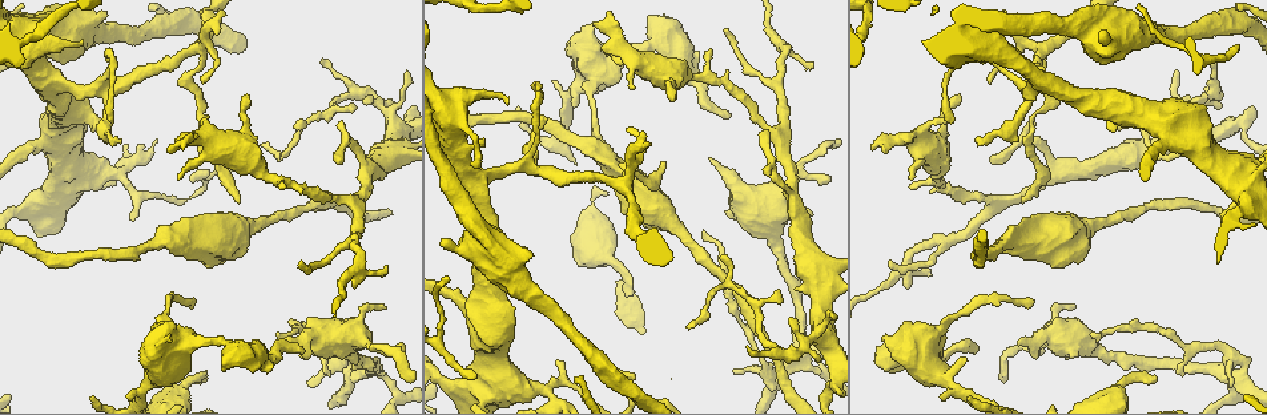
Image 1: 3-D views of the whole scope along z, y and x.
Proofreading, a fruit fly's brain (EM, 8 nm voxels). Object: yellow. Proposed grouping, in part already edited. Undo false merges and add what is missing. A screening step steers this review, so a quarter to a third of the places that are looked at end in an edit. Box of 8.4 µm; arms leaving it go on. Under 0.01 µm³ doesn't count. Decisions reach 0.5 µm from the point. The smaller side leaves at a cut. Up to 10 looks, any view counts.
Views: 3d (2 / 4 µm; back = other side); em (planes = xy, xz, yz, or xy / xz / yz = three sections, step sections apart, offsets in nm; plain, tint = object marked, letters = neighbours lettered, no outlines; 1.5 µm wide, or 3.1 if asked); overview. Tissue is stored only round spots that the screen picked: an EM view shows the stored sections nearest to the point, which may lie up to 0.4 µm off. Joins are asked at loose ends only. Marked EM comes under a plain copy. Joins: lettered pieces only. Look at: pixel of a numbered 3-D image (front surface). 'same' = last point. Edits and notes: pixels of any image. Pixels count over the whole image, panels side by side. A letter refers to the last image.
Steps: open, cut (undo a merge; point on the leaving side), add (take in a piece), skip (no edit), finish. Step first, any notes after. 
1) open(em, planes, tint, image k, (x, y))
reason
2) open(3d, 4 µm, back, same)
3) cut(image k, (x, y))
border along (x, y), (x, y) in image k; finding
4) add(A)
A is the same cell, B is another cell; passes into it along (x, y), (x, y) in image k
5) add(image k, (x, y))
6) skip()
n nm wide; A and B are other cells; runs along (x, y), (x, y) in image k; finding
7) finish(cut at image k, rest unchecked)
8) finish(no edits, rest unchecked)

open(em, xy, step 4, letters, image 1, (193, 303))
tapers out

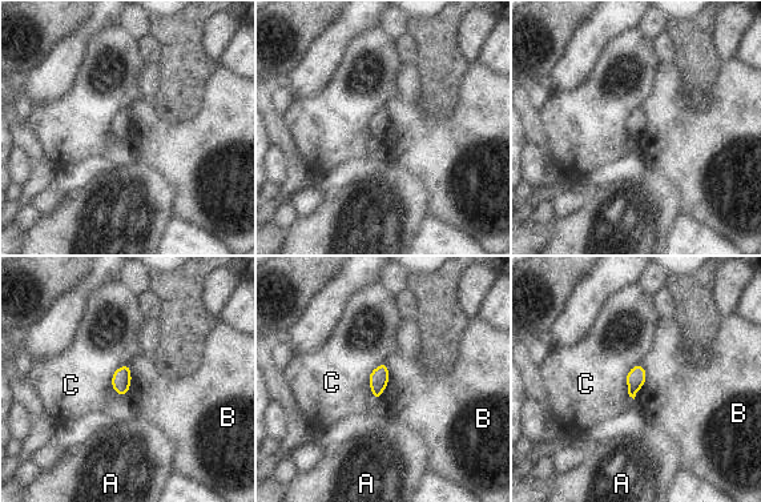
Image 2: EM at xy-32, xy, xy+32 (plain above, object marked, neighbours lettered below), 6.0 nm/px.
open(em, planes, letters, same)
another direction

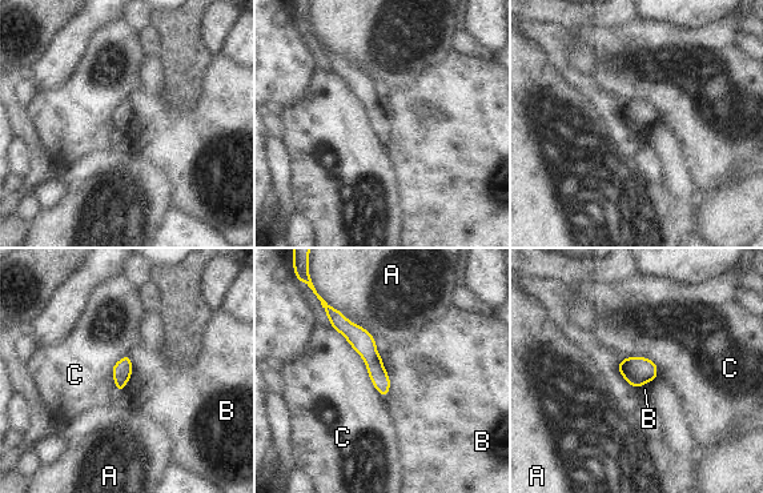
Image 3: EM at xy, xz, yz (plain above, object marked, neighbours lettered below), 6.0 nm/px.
skip()
120 nm wide; A, B and C are other cells; border along (381, 356), (389, 377), (385, 397) in image 3; none of them fits

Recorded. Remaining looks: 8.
open(em, planes, letters, image 1, (1231, 386))
branch stops here

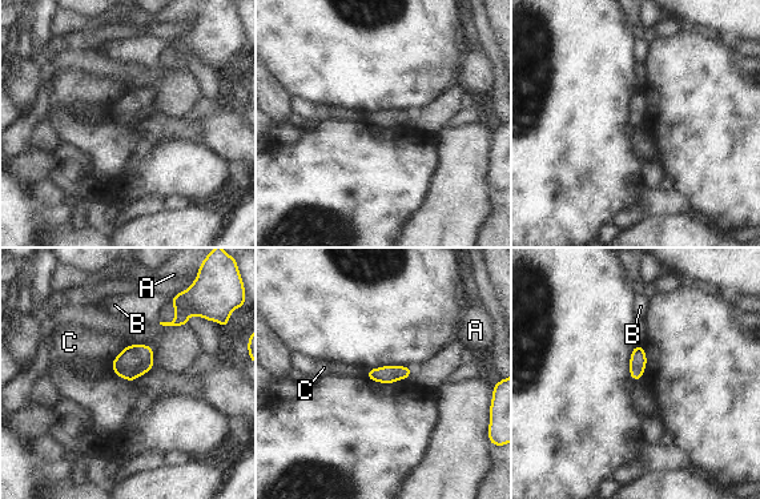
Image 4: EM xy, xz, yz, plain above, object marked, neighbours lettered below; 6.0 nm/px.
skip()
A, B and C are other cells; border along (128, 345), (115, 358) in image 4; no lettered piece goes on from it

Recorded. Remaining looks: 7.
open(3d, 2 µm, back, image 1, (1220, 105))
an open end

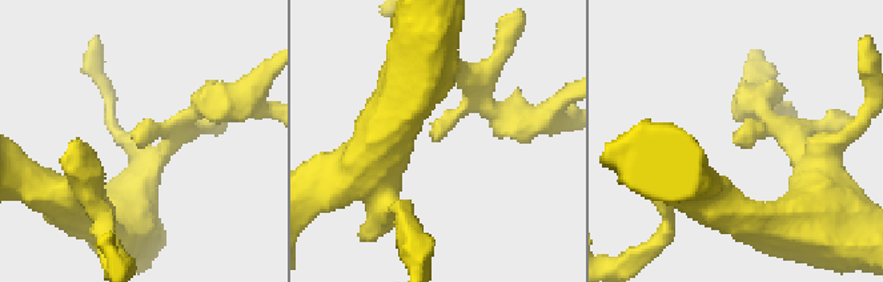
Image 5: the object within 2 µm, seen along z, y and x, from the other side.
open(em, xz, step 4, letters, image 5, (432, 136))

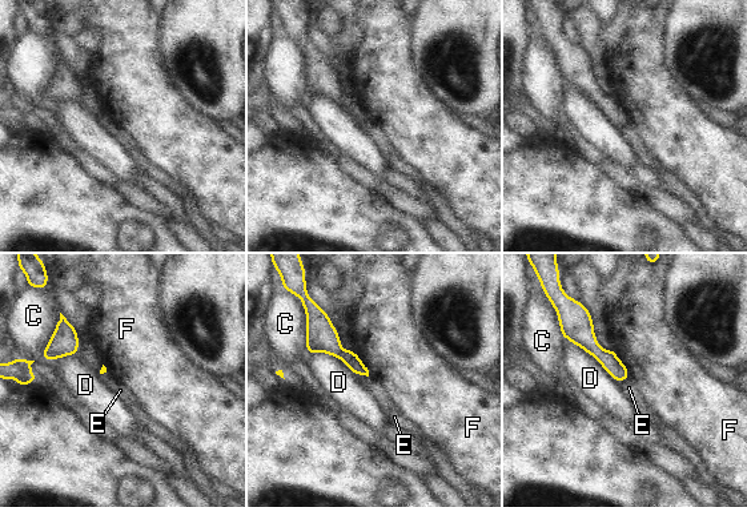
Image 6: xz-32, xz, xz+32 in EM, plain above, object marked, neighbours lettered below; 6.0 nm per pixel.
open(em, planes, letters, same)

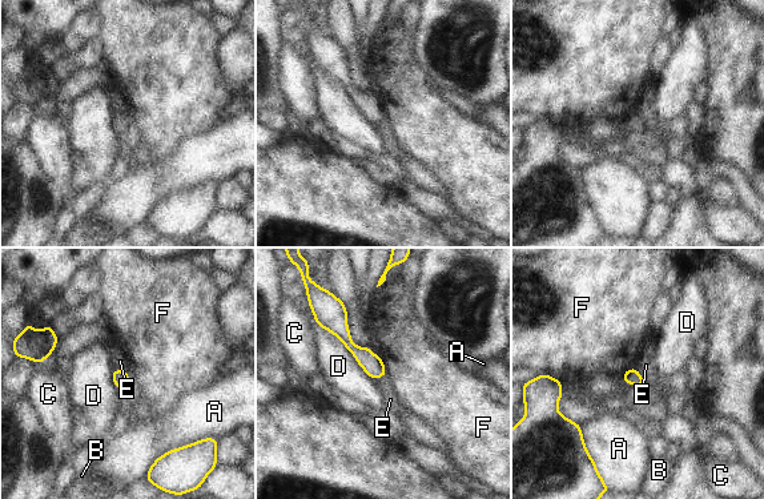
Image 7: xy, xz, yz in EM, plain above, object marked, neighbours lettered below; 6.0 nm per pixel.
skip()
A, B, C, D, E and F are other cells; border along (635, 366), (646, 383) in image 7; none of them fits

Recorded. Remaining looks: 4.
open(3d, 2 µm, image 1, (537, 129))
abrupt turn

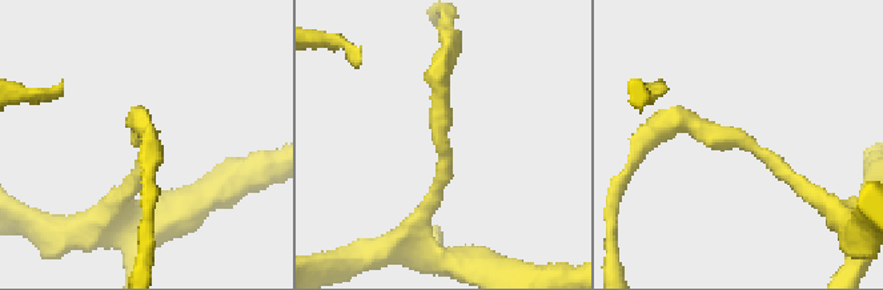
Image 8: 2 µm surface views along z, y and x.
open(em, xz, step 4, tint, image 8, (750, 144))

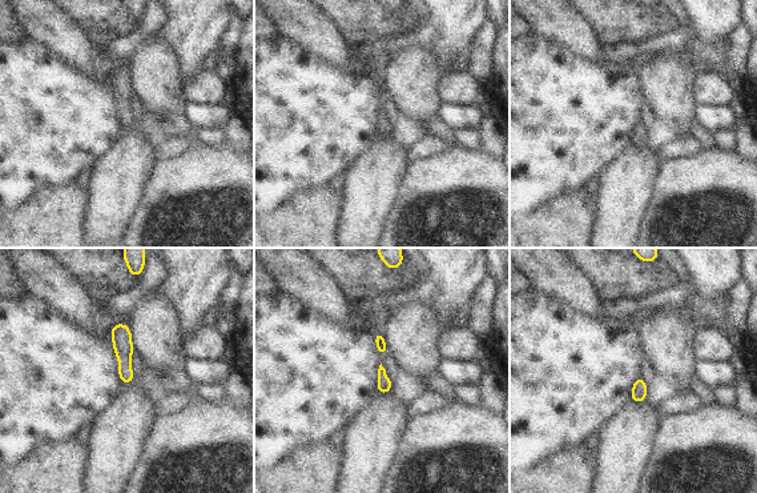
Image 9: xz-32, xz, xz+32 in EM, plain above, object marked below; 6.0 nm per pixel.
open(em, yz, step 8, letters, same)

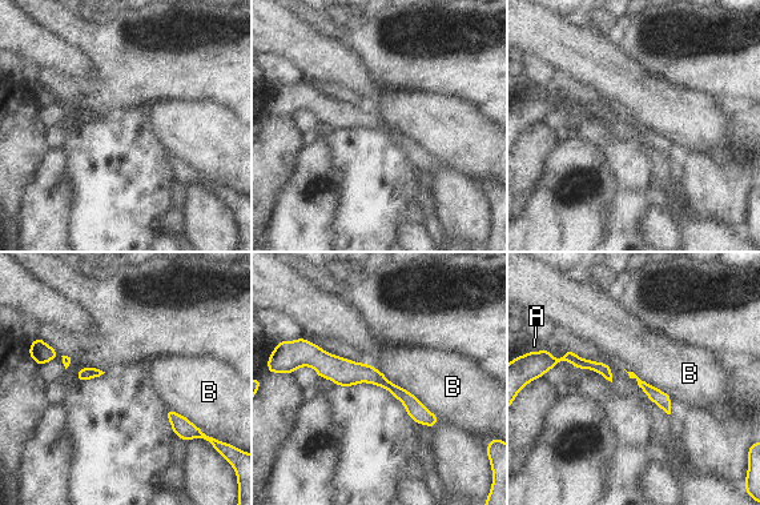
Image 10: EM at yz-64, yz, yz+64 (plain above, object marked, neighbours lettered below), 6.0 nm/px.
skip()
20 nm wide; A and B are other cells; runs along (302, 360), (369, 373), (431, 423) in image 10; all the same cell

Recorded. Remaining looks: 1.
finish(no edits, rest unchecked)

